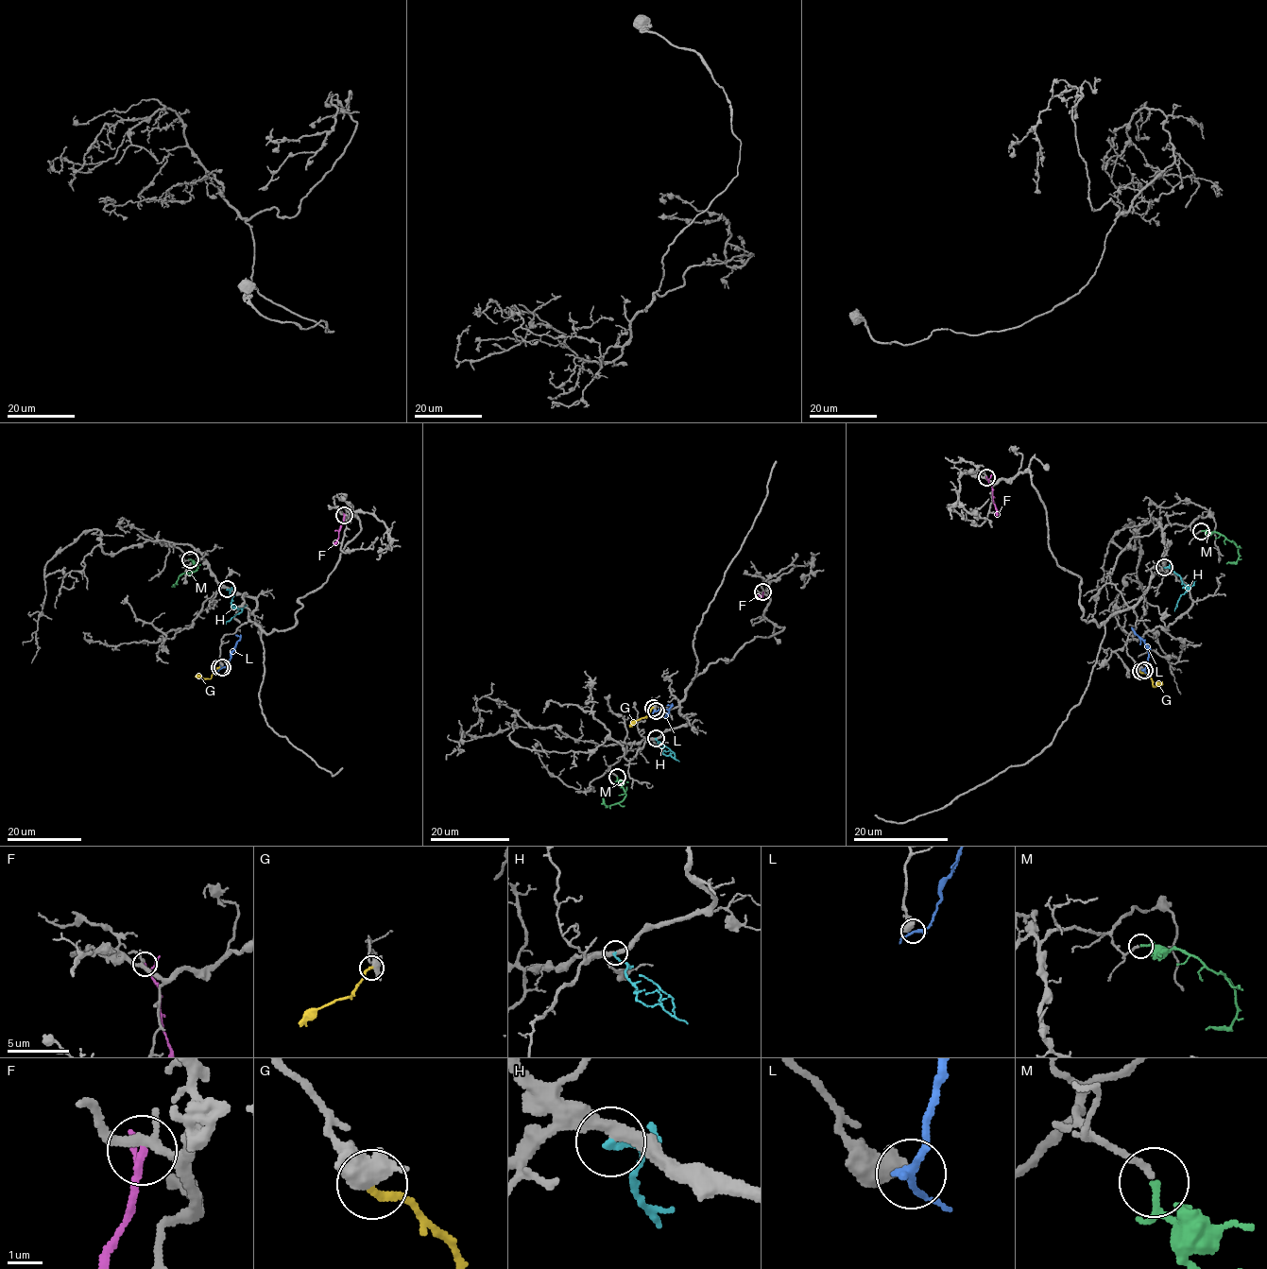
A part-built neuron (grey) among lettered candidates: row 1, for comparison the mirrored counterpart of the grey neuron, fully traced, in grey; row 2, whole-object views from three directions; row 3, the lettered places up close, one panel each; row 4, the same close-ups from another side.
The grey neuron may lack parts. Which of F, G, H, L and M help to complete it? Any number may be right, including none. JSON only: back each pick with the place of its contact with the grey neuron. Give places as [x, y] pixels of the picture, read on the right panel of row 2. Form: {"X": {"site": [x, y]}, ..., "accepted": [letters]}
{"G": {"site": [1140, 671]}, "M": {"site": [1201, 531]}, "accepted": ["G", "M"]}

